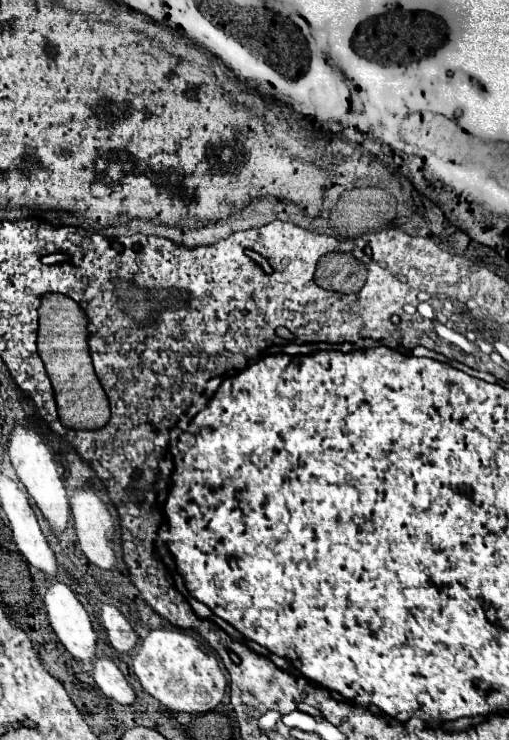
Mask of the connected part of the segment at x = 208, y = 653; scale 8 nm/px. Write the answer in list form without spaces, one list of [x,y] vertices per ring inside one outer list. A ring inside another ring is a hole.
[[[179,629],[151,631],[133,659],[133,673],[141,681],[143,689],[171,711],[213,711],[223,701],[227,689],[227,679],[219,667],[215,651],[201,637],[193,637]]]

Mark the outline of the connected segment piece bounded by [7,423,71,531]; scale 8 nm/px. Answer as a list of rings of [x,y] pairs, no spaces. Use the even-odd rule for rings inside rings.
[[[15,423],[13,431],[9,435],[9,441],[7,441],[7,453],[9,453],[11,465],[17,471],[17,477],[21,479],[21,483],[25,485],[27,493],[33,497],[33,501],[37,503],[37,507],[41,509],[45,519],[49,521],[51,529],[57,529],[57,531],[65,529],[69,523],[69,515],[71,515],[65,485],[63,485],[61,475],[57,473],[49,447],[43,443],[39,433],[33,427],[29,427],[27,423]]]

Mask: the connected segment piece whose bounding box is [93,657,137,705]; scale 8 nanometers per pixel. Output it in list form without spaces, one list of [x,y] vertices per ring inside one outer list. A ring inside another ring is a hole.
[[[97,659],[93,667],[93,679],[97,681],[97,687],[111,699],[115,699],[121,705],[135,705],[137,693],[131,687],[131,683],[125,679],[121,669],[111,659]]]

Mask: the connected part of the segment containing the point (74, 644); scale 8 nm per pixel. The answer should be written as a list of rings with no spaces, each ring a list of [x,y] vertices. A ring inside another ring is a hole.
[[[51,583],[45,593],[45,609],[53,631],[65,649],[87,663],[97,659],[97,633],[91,617],[75,593],[63,583]]]

